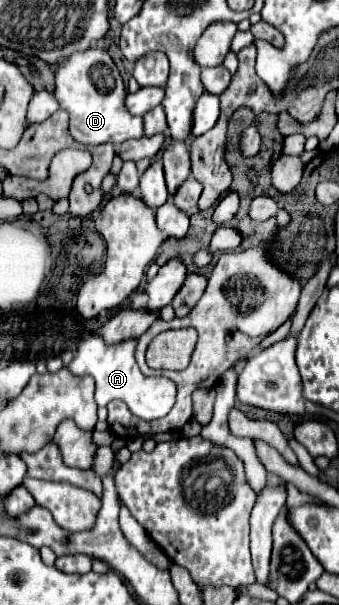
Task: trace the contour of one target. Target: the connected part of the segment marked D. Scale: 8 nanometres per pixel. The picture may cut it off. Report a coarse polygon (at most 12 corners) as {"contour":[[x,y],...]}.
{"contour":[[103,48],[59,62],[55,96],[81,144],[143,136]]}

